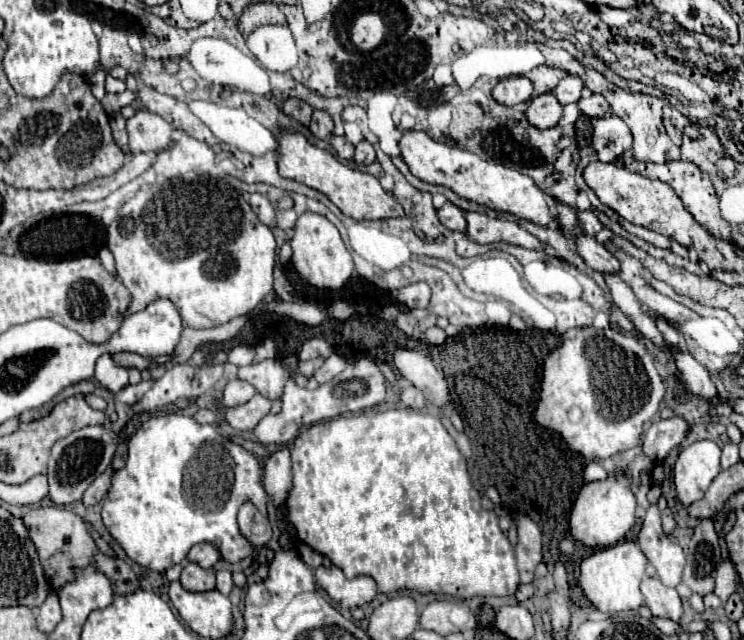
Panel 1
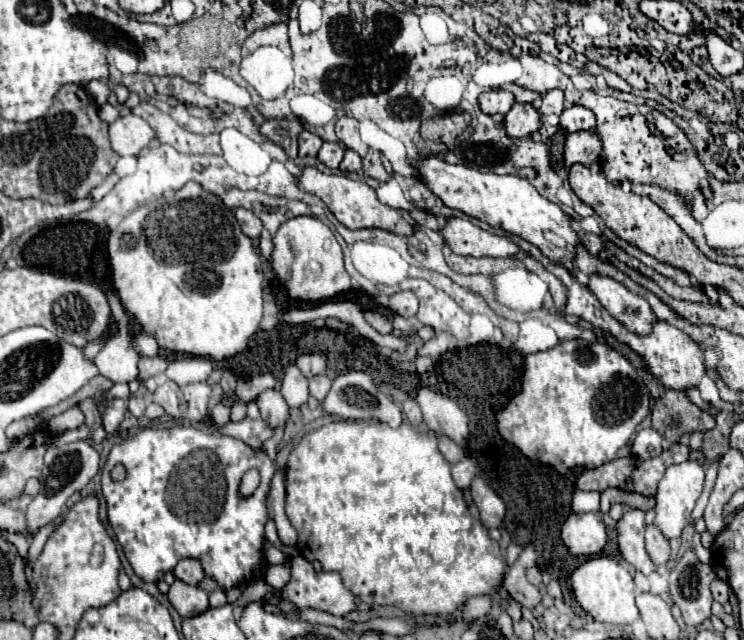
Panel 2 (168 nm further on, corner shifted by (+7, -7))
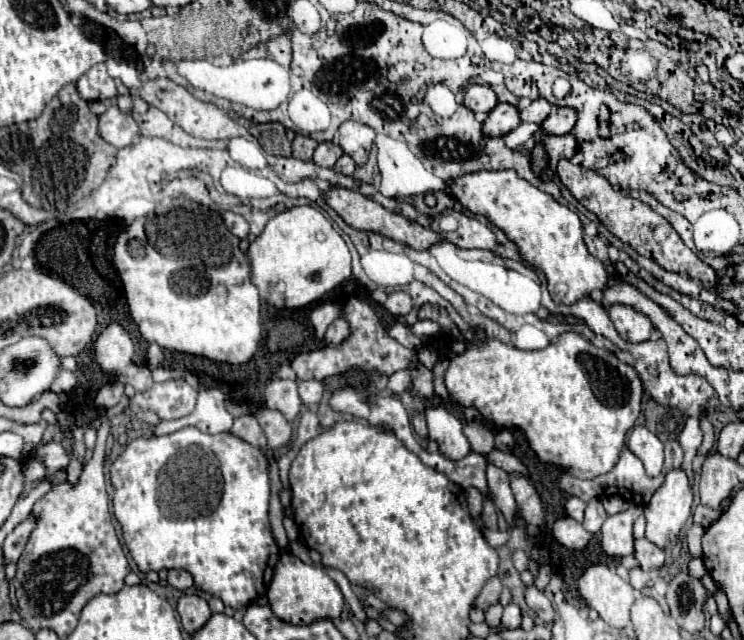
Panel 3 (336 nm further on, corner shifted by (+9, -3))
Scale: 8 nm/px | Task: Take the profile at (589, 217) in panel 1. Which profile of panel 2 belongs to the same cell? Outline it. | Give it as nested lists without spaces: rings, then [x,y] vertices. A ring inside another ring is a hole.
[[[580,232],[580,240],[584,244],[584,248],[592,254],[592,256],[598,256],[598,252],[602,250],[602,238],[596,236],[596,234],[590,234],[590,232]]]

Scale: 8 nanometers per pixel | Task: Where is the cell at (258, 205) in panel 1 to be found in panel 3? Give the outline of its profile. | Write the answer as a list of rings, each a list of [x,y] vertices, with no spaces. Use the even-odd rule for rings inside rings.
[[[224,212],[222,214],[224,220],[226,220],[226,226],[238,236],[238,238],[246,238],[250,234],[250,224],[244,216],[240,214],[234,214],[234,212]]]

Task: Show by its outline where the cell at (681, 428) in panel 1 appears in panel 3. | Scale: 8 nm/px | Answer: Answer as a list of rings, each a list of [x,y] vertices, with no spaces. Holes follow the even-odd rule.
[[[634,426],[628,436],[628,448],[632,454],[636,454],[650,476],[658,476],[664,462],[662,442],[646,428],[646,426]]]

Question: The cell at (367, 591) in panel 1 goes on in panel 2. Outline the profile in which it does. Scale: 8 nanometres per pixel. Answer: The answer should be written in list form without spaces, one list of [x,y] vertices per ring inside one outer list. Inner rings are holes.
[[[302,556],[290,558],[290,572],[292,572],[290,582],[282,588],[280,596],[282,596],[282,600],[290,600],[292,604],[296,604],[300,610],[316,608],[316,610],[330,612],[334,616],[346,616],[348,612],[352,612],[356,608],[356,598],[350,590],[344,588],[338,572],[324,572],[324,570],[316,572],[312,568],[312,564]]]

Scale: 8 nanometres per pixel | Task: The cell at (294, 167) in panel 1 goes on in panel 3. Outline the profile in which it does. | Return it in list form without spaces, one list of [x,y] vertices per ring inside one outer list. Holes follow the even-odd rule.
[[[330,186],[328,190],[322,192],[322,198],[326,200],[326,204],[352,228],[356,230],[370,230],[370,232],[376,232],[376,234],[382,234],[382,236],[388,236],[392,240],[398,240],[398,242],[404,242],[416,250],[426,250],[430,248],[432,244],[440,242],[442,238],[430,230],[430,228],[424,228],[420,226],[418,222],[412,222],[412,220],[406,220],[404,216],[398,216],[396,212],[390,212],[386,210],[382,204],[370,200],[368,196],[360,194],[358,190],[350,190],[350,188],[342,188],[342,186]]]

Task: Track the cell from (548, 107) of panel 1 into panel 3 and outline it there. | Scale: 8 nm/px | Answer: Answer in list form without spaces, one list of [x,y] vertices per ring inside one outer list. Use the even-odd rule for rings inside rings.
[[[498,104],[484,120],[486,136],[506,136],[522,124],[520,110],[512,104]]]

